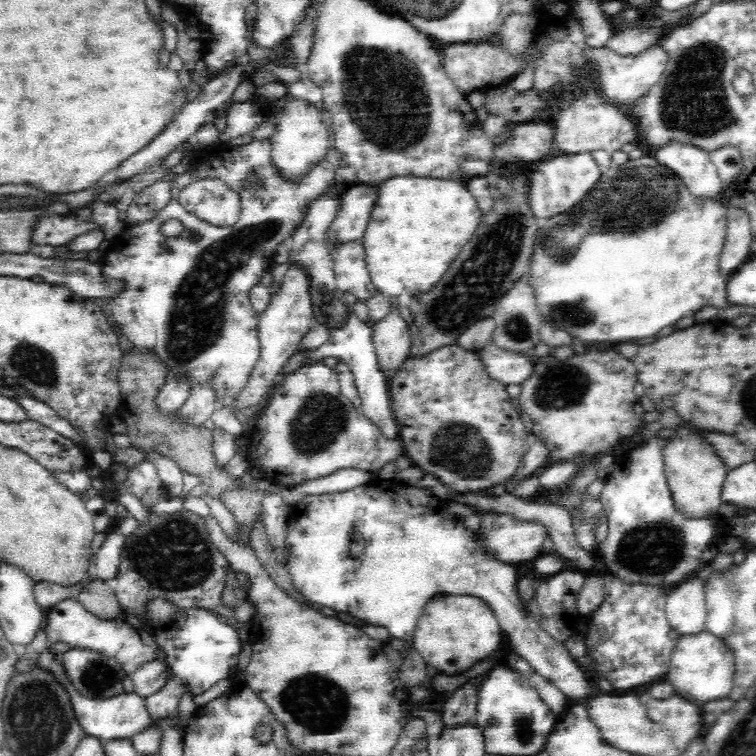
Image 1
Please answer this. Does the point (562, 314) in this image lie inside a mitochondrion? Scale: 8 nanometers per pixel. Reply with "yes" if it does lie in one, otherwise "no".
yes

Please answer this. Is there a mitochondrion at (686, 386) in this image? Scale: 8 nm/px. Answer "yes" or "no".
no

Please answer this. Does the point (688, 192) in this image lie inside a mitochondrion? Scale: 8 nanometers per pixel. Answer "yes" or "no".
no

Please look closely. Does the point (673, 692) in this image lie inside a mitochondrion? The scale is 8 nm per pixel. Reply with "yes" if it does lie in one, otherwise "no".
no

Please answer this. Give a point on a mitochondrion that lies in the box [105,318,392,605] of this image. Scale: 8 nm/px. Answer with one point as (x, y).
(174, 556)

